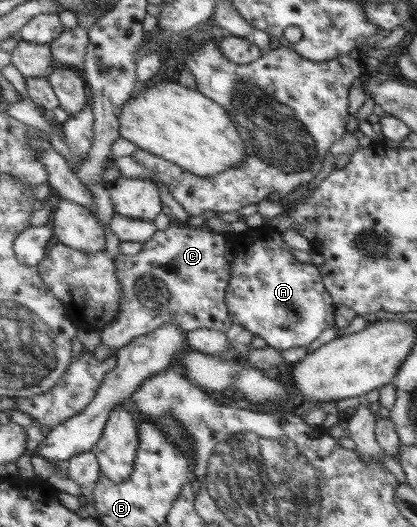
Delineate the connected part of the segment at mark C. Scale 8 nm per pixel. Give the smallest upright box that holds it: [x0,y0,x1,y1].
[101,219,233,353]

